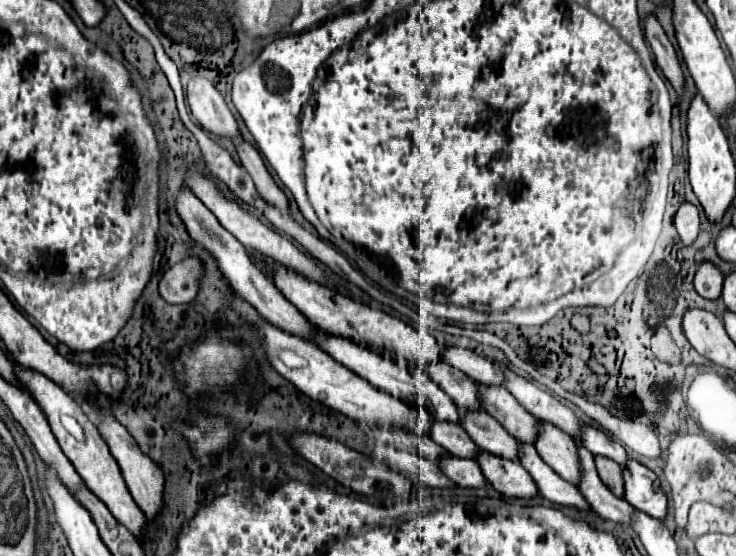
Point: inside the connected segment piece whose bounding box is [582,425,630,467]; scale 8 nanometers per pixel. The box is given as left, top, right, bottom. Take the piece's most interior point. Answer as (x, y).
(594, 440)

